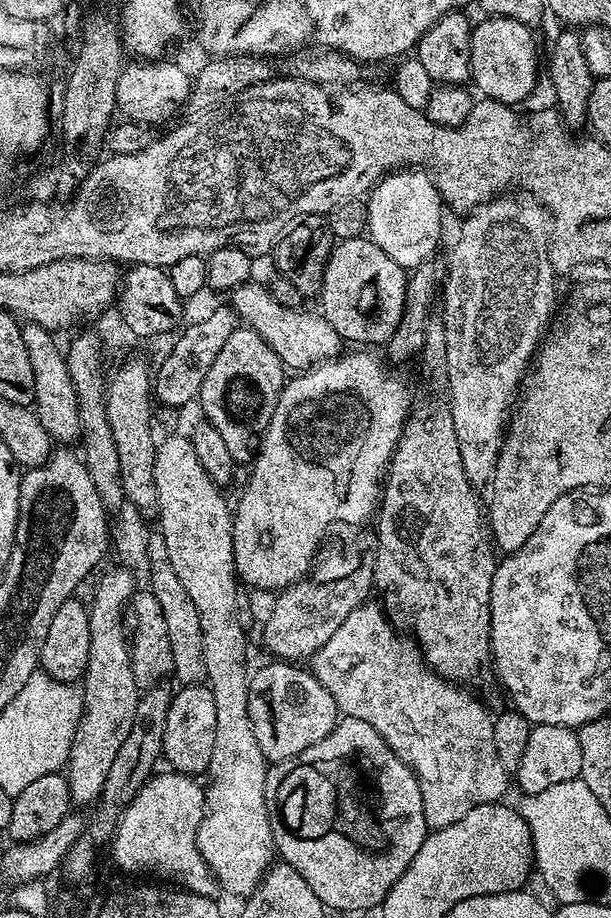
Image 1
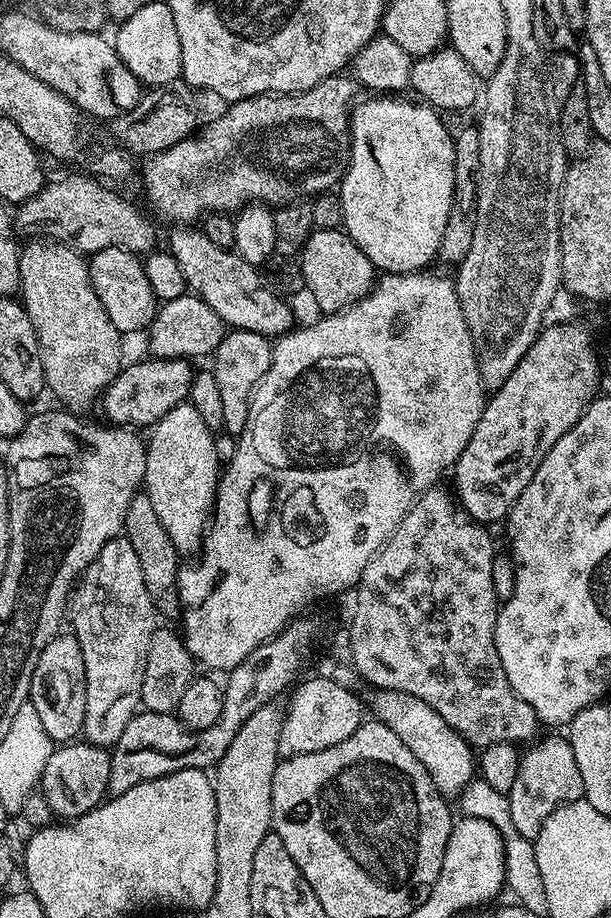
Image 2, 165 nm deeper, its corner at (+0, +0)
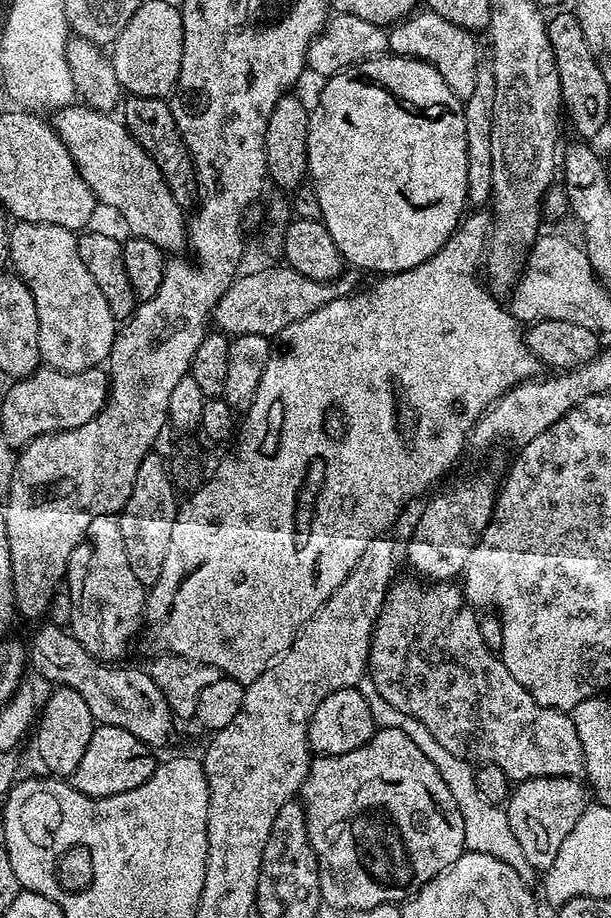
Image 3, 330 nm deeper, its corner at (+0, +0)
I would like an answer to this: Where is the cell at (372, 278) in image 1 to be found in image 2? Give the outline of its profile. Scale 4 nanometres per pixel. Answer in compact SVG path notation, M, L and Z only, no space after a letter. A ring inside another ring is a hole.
M318 228L307 233L303 241L304 253L298 259L301 274L304 276L304 288L312 295L312 300L324 314L340 312L373 291L378 279L378 270L362 254L362 250L340 228Z

